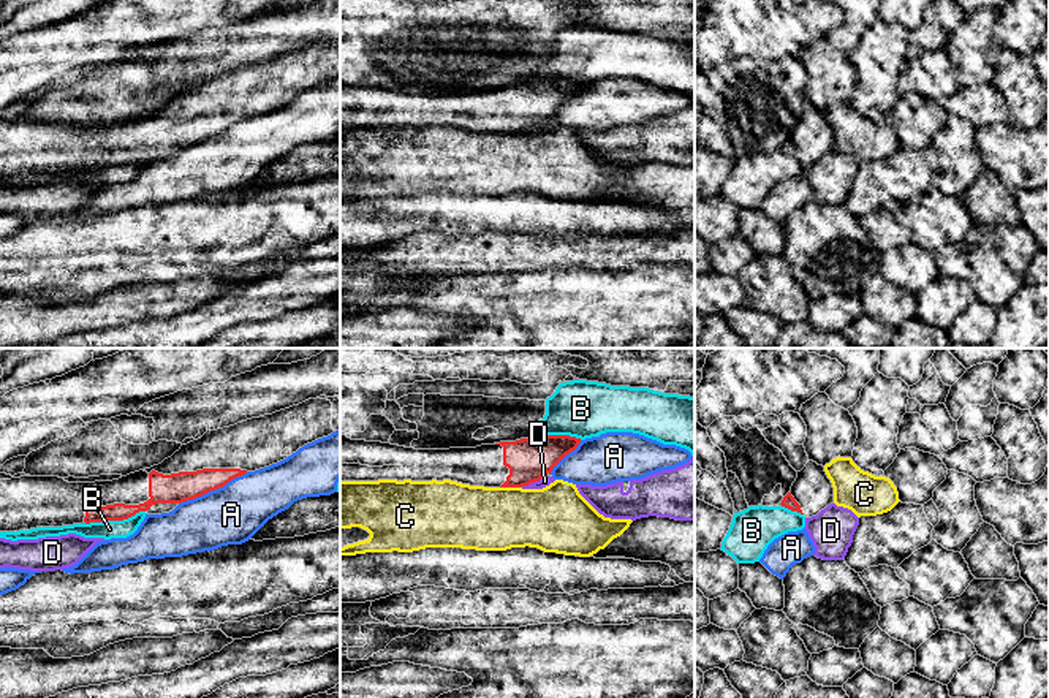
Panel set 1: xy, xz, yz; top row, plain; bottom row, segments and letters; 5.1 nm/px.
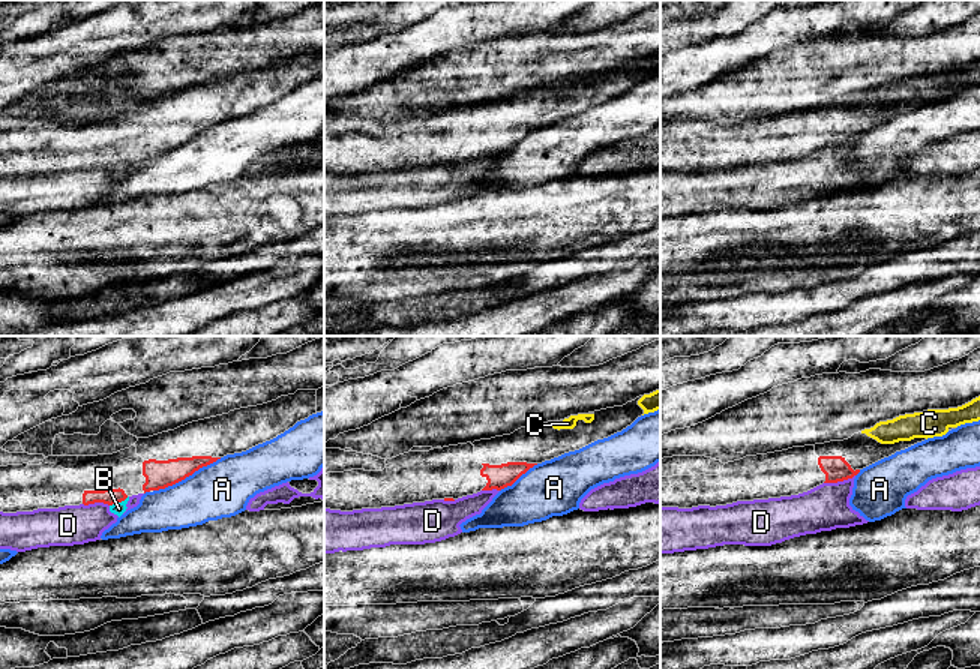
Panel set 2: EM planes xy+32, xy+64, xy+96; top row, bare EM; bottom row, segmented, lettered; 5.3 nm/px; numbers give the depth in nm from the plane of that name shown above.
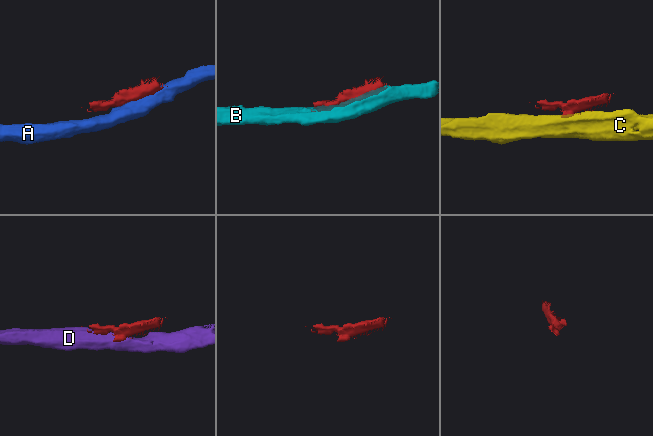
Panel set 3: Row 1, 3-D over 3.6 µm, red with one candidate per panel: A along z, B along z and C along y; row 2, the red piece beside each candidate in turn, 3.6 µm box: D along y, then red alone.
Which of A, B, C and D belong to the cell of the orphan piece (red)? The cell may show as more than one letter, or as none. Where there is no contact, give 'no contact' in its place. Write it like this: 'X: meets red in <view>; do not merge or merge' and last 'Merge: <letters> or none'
A: meets red in xy; do not merge
B: meets red in xy; do not merge
C: meets red in xz; do not merge
D: meets red in xz; do not merge
Merge: none

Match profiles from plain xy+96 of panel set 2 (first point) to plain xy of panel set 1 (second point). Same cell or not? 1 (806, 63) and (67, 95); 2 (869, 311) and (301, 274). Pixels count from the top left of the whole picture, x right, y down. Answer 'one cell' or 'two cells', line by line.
1: two cells
2: one cell

